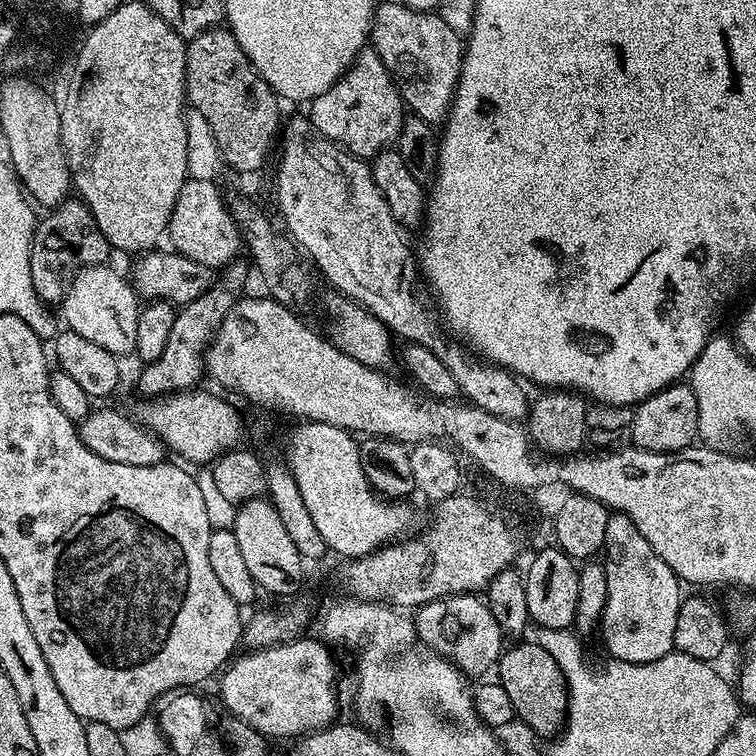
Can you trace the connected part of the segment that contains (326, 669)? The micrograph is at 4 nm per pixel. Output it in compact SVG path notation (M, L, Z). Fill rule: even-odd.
M301 638L298 640L291 640L288 644L275 644L269 648L257 648L255 650L245 651L245 656L237 655L235 659L231 661L219 673L218 681L220 680L220 700L225 704L227 711L237 716L253 727L265 738L272 738L272 736L292 736L291 738L299 738L308 735L310 732L319 732L320 729L328 727L337 719L336 716L336 660L331 656L329 645L325 643L323 639L315 638L316 640L307 640L307 638Z

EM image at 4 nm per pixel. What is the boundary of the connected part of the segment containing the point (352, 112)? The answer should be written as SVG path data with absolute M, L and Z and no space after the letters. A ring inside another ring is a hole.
M371 46L358 53L356 61L340 75L340 80L310 101L310 108L312 127L321 136L333 140L345 152L365 162L395 145L406 117L400 89Z

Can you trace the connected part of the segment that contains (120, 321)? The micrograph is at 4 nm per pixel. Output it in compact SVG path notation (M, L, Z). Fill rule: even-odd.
M112 266L82 268L71 277L62 301L67 331L82 334L82 338L102 346L102 350L110 350L117 358L124 358L127 352L129 355L136 351L138 314L141 310L136 300L136 289L125 277L123 280Z

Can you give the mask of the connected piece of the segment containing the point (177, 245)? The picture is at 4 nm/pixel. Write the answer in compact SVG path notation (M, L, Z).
M187 179L176 199L172 217L168 219L167 239L181 256L190 258L213 270L233 263L242 252L242 232L229 212L225 197L220 197L217 185L210 180Z

